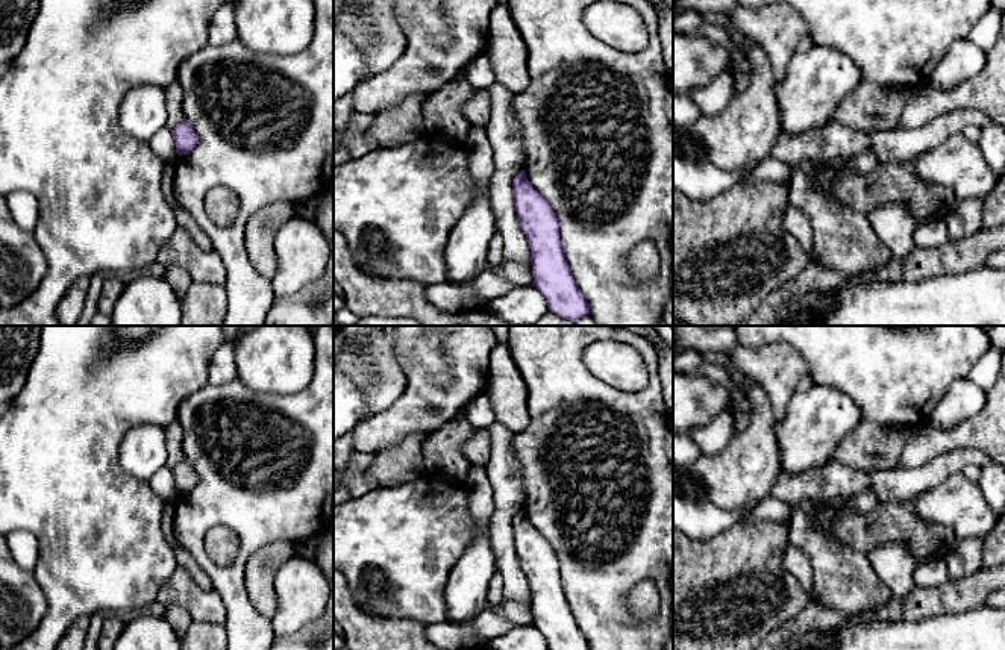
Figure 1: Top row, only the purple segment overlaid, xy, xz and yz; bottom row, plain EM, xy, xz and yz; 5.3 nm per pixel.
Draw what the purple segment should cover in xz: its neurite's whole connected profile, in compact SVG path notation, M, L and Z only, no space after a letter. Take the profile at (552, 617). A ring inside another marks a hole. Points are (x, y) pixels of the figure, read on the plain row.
M524 509L512 518L512 533L531 588L532 626L544 635L549 650L590 650L565 600L556 555L534 529Z

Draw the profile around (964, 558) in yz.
M987 535L958 539L947 552L946 564L950 579L958 580L982 568L984 544Z

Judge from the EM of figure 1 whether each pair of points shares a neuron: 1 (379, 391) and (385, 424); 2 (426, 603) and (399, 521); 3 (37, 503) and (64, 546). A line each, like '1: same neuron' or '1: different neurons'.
1: different neurons
2: same neuron
3: same neuron

